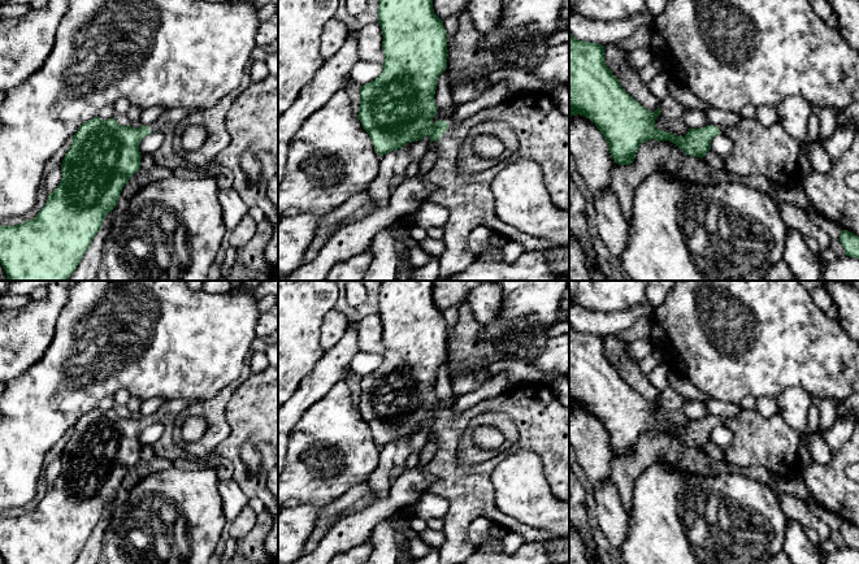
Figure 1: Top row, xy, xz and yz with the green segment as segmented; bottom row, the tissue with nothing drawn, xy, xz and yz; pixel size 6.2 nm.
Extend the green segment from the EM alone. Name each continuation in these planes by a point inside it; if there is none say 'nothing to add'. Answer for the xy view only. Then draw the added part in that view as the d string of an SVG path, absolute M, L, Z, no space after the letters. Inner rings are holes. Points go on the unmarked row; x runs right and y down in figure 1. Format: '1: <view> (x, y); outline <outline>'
1: xy (165, 447); outline M187 399L164 402L161 407L148 417L152 424L164 425L162 435L153 444L156 456L169 459L172 461L188 457L187 452L173 441L173 429L177 416L183 409L196 403L199 402Z

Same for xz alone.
1: xz (543, 422); outline M543 381L533 382L482 400L460 415L448 409L448 420L437 431L437 451L422 468L435 478L425 491L450 503L443 520L446 541L438 548L439 564L459 564L472 554L467 532L478 517L487 517L508 533L520 534L524 542L551 541L548 533L528 526L498 508L491 474L504 454L474 465L456 463L457 444L469 422L489 412L504 413L515 421L520 438L508 452L537 452L551 494L569 504L569 408L559 402L555 387Z

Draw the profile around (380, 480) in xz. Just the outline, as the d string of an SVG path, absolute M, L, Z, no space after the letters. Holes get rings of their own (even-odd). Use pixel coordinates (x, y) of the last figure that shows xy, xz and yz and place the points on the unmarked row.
M391 442L379 450L377 469L370 474L368 485L370 485L377 498L386 498L390 491L390 472L395 464L398 442Z

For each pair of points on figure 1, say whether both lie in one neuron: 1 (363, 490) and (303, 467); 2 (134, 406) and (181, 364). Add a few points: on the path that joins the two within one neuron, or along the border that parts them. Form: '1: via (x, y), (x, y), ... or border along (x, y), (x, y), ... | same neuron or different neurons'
1: border along (367, 482), (351, 486), (329, 504) | different neurons
2: border along (131, 394), (142, 400) | different neurons

